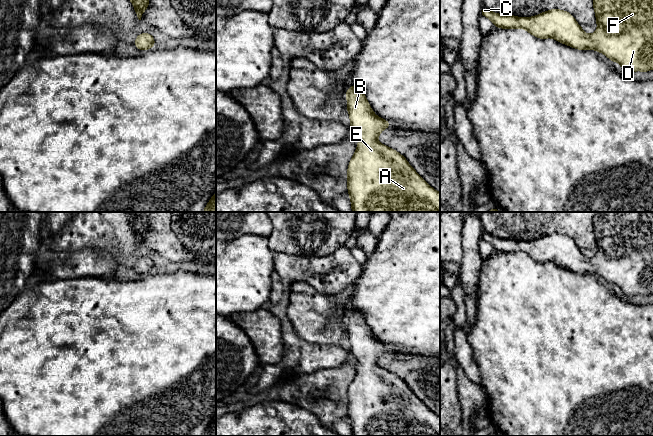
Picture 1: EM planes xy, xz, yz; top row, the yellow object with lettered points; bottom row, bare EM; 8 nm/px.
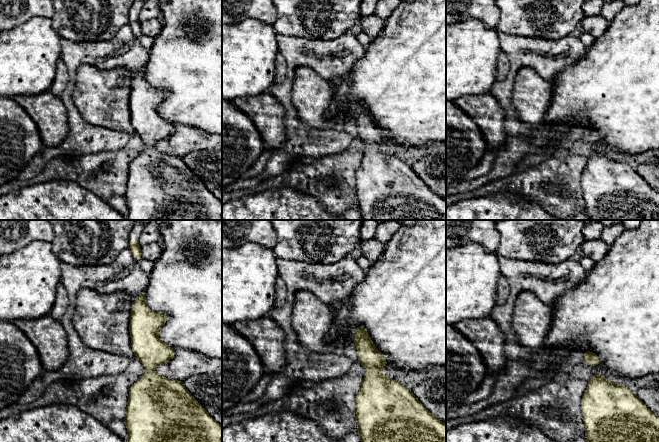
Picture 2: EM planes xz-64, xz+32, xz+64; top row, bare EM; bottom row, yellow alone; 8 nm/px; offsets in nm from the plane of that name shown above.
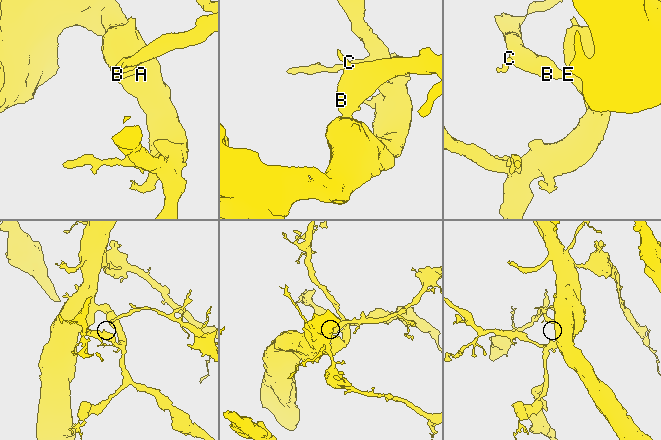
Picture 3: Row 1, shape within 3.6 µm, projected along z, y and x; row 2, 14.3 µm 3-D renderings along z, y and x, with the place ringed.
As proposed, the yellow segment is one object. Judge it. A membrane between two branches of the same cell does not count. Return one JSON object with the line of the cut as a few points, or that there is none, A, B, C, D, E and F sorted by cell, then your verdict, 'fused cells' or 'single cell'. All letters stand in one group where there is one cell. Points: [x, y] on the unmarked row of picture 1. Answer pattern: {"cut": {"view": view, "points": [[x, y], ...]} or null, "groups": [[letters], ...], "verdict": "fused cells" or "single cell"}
{"cut": null, "groups": [["A", "B", "C", "D", "E", "F"]], "verdict": "single cell"}

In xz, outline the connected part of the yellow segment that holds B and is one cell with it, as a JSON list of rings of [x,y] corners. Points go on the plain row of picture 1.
[[[349,311],[346,323],[350,352],[359,362],[347,394],[352,436],[440,436],[440,417],[415,395],[403,379],[377,364],[379,358],[390,351],[390,346],[373,336],[360,311]]]

